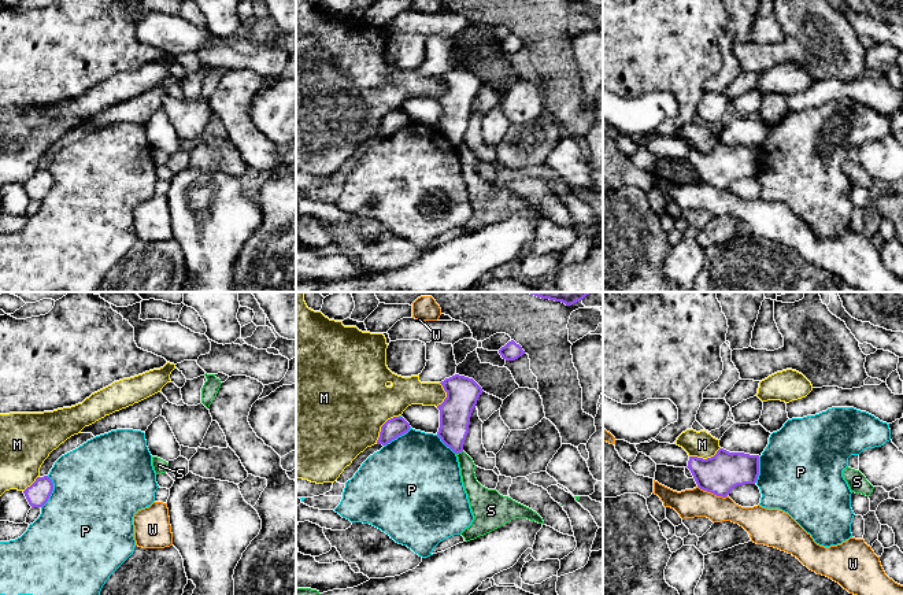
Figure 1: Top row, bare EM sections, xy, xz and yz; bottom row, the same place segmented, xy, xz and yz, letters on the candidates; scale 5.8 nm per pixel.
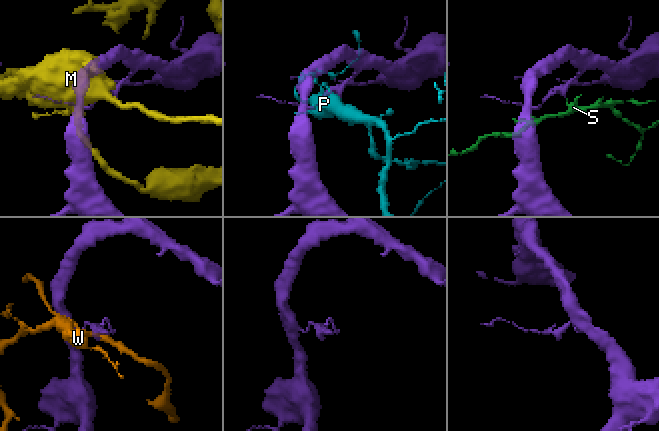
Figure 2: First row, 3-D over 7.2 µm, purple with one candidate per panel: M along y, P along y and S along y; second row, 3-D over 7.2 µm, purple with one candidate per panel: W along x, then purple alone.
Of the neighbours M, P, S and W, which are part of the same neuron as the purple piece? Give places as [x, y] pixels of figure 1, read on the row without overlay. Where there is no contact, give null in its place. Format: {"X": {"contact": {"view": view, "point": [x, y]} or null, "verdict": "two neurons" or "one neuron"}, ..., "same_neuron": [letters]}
{"M": {"contact": {"view": "xz", "point": [381, 119]}, "verdict": "two neurons"}, "P": {"contact": {"view": "xy", "point": [51, 185]}, "verdict": "two neurons"}, "S": {"contact": {"view": "xz", "point": [459, 144]}, "verdict": "two neurons"}, "W": {"contact": {"view": "yz", "point": [713, 185]}, "verdict": "two neurons"}, "same_neuron": []}

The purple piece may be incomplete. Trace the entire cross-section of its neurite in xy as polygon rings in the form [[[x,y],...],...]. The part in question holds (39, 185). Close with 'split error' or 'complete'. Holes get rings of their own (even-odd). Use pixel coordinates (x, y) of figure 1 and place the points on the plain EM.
[[[48,169],[37,170],[23,186],[32,200],[42,200],[53,184],[53,175]]]; complete

